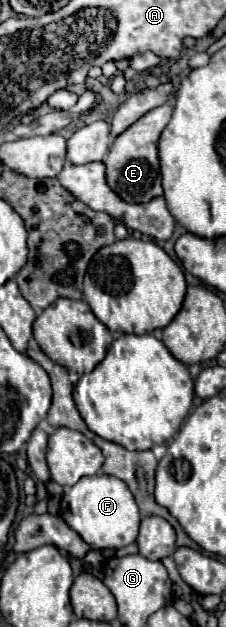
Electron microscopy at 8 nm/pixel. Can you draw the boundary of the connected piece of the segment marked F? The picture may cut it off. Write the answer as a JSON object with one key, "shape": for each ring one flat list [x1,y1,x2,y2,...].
{"shape":[[106,474,84,476,78,480,78,484,68,488,60,502,60,516,70,528,74,528,74,532,82,536,86,544,98,550,122,548,132,544,138,536,140,526,140,512,132,492,122,480]]}

